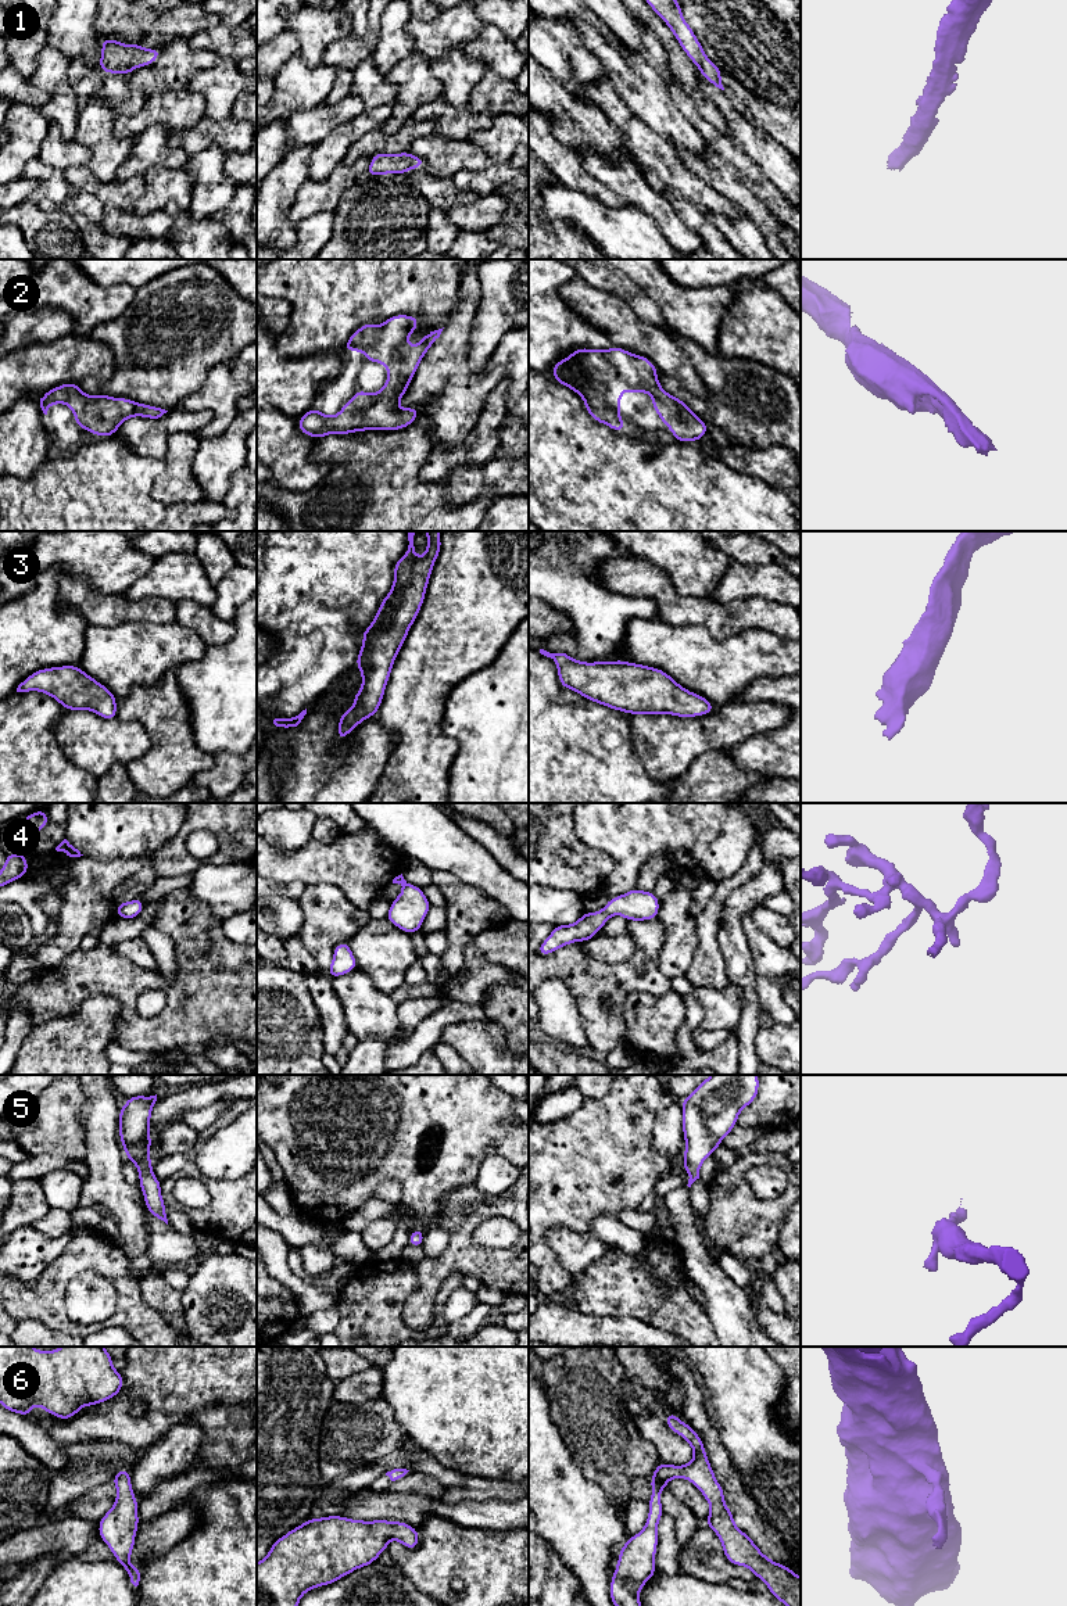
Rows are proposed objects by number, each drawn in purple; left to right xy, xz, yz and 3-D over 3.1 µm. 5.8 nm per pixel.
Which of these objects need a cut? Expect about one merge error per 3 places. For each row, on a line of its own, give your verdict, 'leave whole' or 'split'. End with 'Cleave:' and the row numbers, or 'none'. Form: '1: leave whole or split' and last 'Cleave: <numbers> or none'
1: leave whole
2: leave whole
3: leave whole
4: leave whole
5: leave whole
6: leave whole
Cleave: none

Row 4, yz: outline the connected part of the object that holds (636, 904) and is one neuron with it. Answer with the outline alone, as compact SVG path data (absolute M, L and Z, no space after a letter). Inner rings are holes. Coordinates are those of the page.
M637 888L627 893L609 899L605 907L597 913L583 913L580 919L570 925L555 925L551 935L536 950L537 954L548 956L558 949L574 942L587 942L595 938L612 915L622 915L627 921L656 919L659 899L654 892Z

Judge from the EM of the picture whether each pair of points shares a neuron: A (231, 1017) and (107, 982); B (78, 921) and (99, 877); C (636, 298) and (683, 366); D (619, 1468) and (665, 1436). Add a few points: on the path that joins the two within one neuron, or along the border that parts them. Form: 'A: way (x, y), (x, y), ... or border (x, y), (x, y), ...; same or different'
A: way (200, 1000), (168, 988), (158, 981), (138, 981); same
B: way (82, 910), (88, 903), (90, 888); same
C: border (627, 305), (645, 322), (662, 327); different
D: border (632, 1419), (637, 1431), (655, 1448), (659, 1461); different

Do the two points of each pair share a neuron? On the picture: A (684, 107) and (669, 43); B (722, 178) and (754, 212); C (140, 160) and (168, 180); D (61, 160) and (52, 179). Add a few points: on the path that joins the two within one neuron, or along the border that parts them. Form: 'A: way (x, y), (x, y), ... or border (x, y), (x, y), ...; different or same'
A: border (679, 85), (698, 111); different
B: way (730, 186), (748, 204); same
C: border (183, 167), (151, 165), (142, 175); different
D: border (38, 157), (63, 172); different

